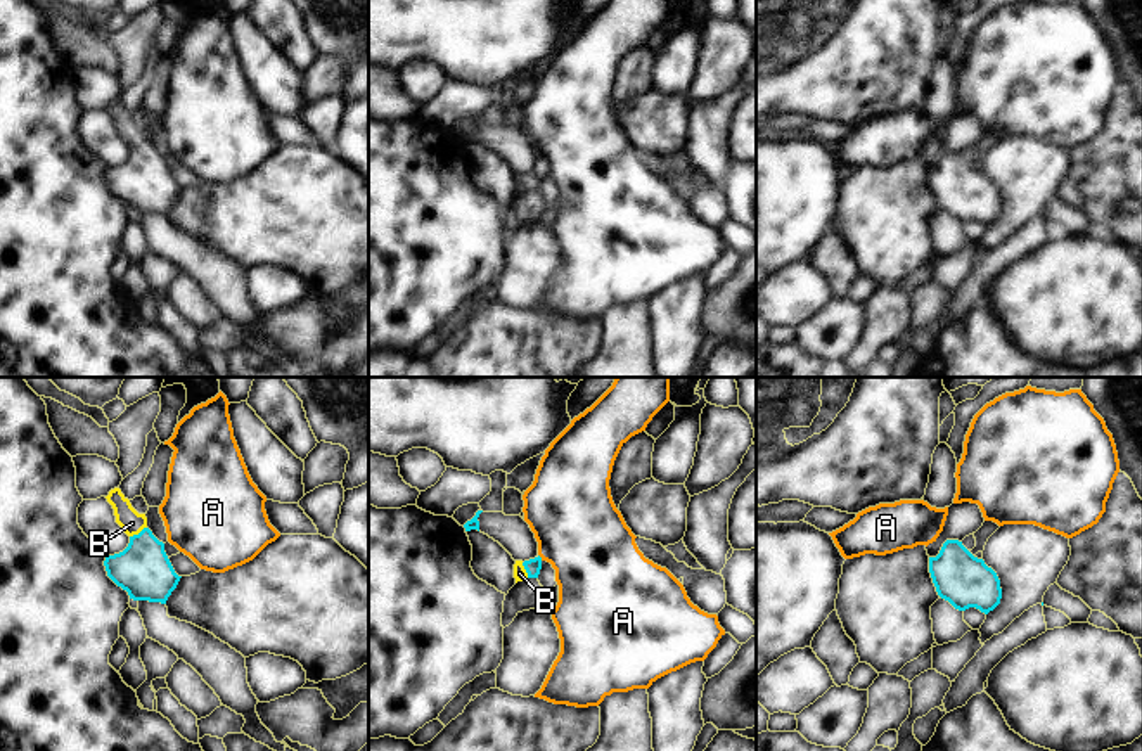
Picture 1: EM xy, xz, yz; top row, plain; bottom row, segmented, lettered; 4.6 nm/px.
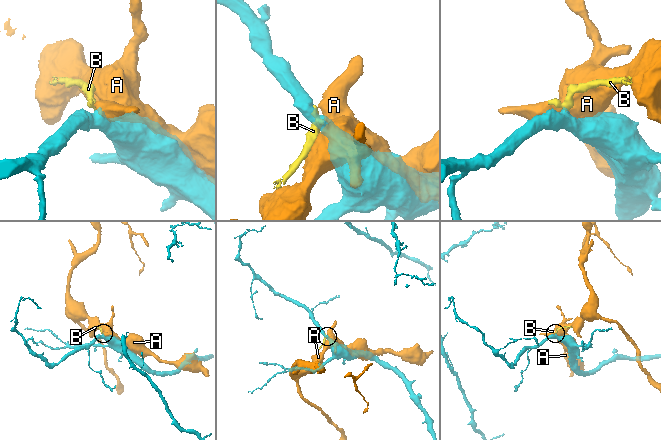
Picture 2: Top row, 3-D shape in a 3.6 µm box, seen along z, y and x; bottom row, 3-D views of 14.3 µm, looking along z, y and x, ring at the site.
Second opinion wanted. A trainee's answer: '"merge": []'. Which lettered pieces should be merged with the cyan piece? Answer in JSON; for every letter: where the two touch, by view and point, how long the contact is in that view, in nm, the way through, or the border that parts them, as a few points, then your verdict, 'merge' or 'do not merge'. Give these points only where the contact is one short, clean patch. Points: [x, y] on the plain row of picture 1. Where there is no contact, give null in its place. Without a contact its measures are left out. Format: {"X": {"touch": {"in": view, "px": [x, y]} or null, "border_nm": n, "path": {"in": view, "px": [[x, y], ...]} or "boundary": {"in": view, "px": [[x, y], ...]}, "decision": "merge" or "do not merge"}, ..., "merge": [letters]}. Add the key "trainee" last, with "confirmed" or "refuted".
{"A": {"touch": {"in": "xz", "px": [540, 170]}, "border_nm": 40, "decision": "do not merge"}, "B": {"touch": {"in": "xy", "px": [139, 146]}, "border_nm": 90, "path": {"in": "xy", "px": [[144, 182], [144, 158], [139, 146], [132, 135]]}, "decision": "merge"}, "merge": ["B"], "trainee": "refuted"}

